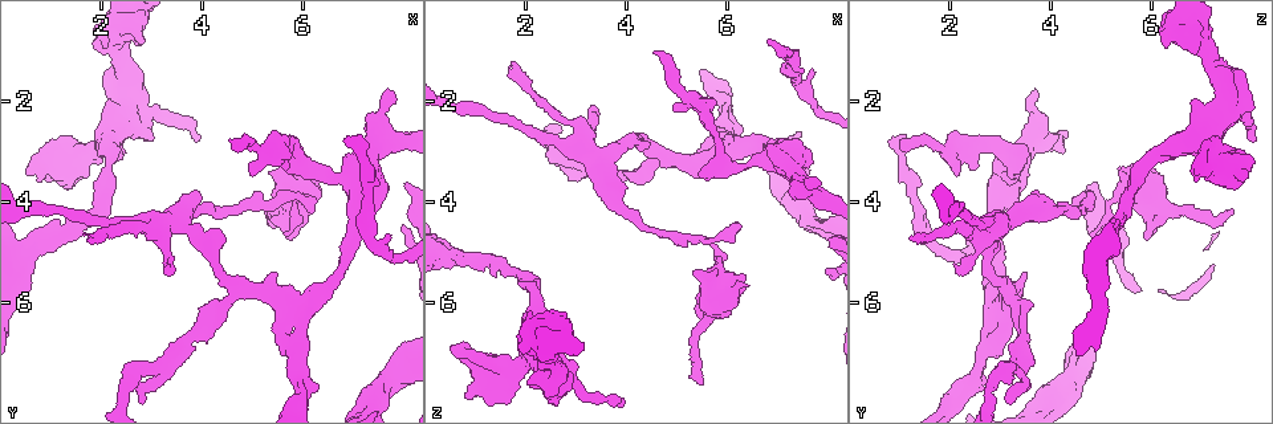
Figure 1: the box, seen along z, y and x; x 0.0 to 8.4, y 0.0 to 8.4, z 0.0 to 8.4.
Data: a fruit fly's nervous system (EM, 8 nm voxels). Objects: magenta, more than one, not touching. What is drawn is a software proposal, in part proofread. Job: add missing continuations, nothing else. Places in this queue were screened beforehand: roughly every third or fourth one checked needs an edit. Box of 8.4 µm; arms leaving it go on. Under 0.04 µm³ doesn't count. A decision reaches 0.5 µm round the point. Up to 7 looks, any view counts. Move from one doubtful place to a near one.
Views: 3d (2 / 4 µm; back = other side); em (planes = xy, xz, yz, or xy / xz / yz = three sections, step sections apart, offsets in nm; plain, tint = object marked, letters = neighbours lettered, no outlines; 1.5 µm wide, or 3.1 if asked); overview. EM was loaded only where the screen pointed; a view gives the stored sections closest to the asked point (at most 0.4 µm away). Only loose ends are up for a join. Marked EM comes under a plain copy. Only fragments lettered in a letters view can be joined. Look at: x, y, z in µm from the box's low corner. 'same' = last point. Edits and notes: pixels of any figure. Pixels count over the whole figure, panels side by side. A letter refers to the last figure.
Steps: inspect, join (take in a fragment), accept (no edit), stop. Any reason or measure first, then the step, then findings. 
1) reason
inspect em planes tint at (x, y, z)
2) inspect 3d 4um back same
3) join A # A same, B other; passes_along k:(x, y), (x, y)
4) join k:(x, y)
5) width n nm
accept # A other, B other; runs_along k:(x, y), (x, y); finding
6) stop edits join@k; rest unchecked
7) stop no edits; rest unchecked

an open end
inspect 3d 4um at (3.45, 5.45, 2.15)

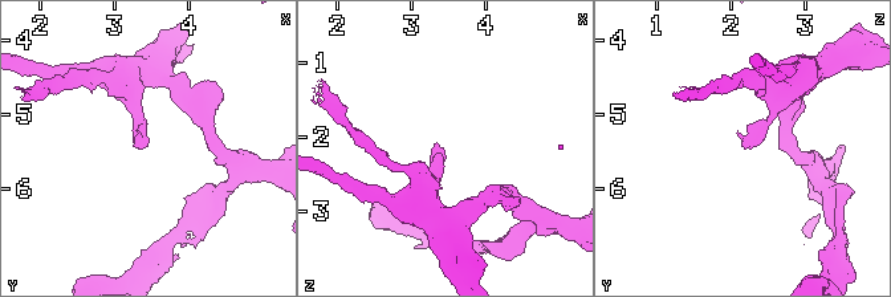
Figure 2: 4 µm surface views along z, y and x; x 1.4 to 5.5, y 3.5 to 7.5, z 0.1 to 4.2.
shape alone is not enough
inspect em xz step 8 tint at (3.45, 5.45, 2.15)

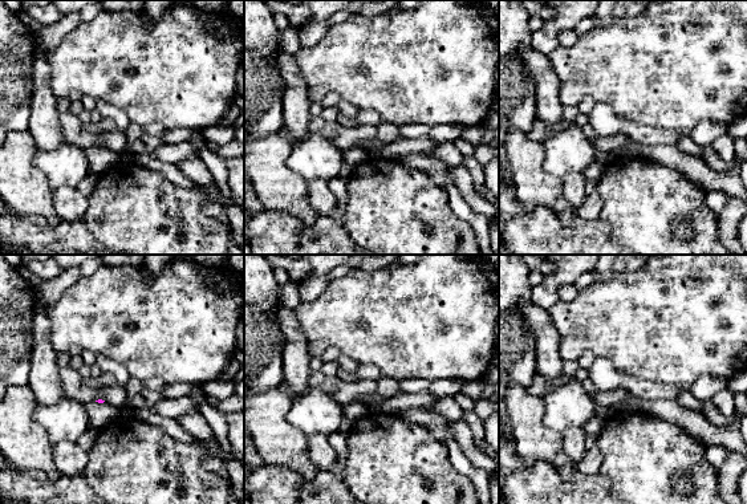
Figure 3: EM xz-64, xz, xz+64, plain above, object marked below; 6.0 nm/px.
another direction
inspect em planes letters same

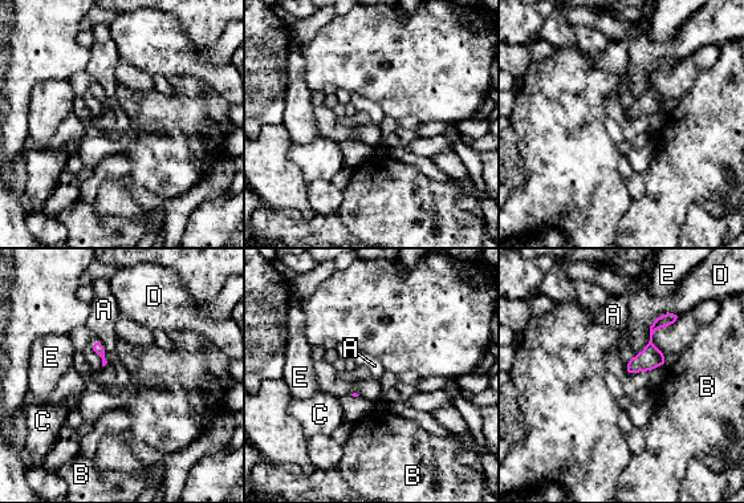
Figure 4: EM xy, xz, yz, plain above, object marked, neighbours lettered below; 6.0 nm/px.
longest_contact D 400 nm
accept # A other, B other, C other, D other, E other; runs_along 4:(674, 316), (653, 329), (650, 351), (630, 370); no lettered fragment goes on from it

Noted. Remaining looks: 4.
free end
inspect em yz step 4 letters at (0.80, 3.50, 7.90)

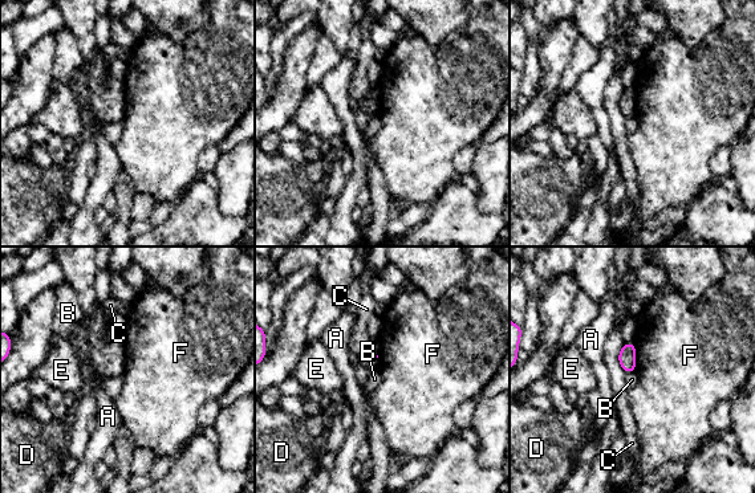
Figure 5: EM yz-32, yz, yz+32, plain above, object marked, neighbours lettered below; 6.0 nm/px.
accept # A other, B other, C other, D other, E other, F other; border 5:(633, 343), (636, 370); none of them fits

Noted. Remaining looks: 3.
tapers out
inspect em planes letters at (5.50, 4.15, 7.60)

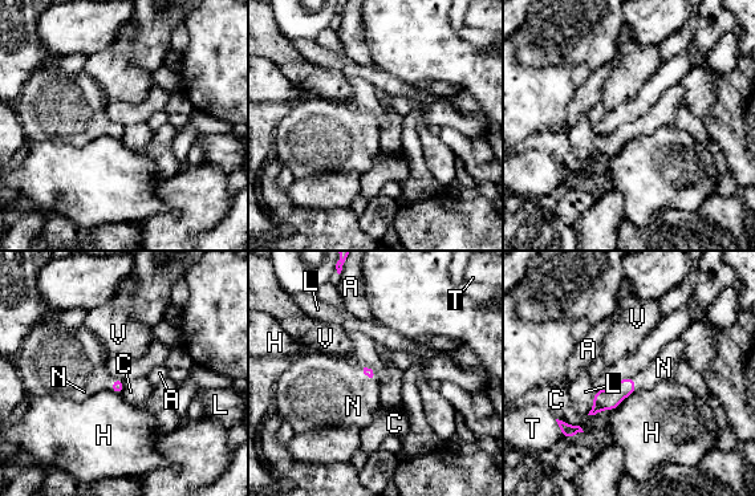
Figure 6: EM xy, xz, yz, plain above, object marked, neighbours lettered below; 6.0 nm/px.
longest_contact C 190 nm
join N # A other, C other, H other, L other, N same, T other, V other; passes_along 6:(369, 373), (366, 375), (353, 406); it goes on there

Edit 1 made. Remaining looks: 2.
stop edits join@6; rest unchecked

